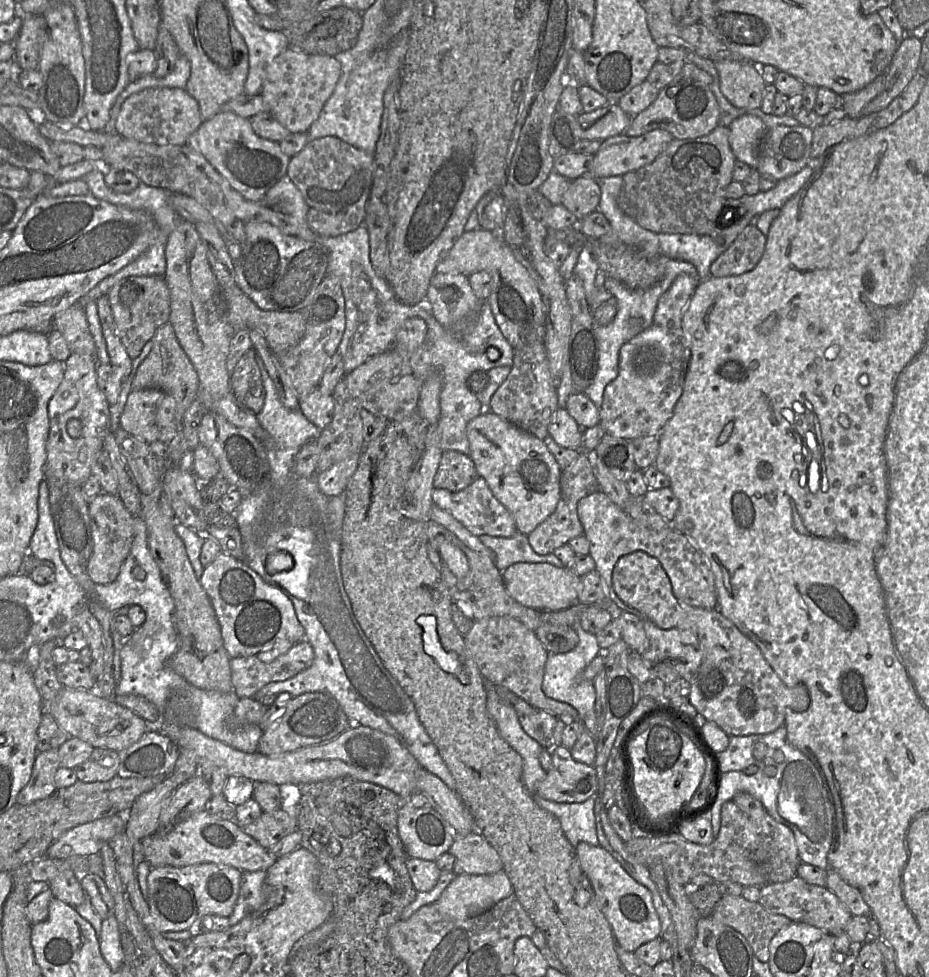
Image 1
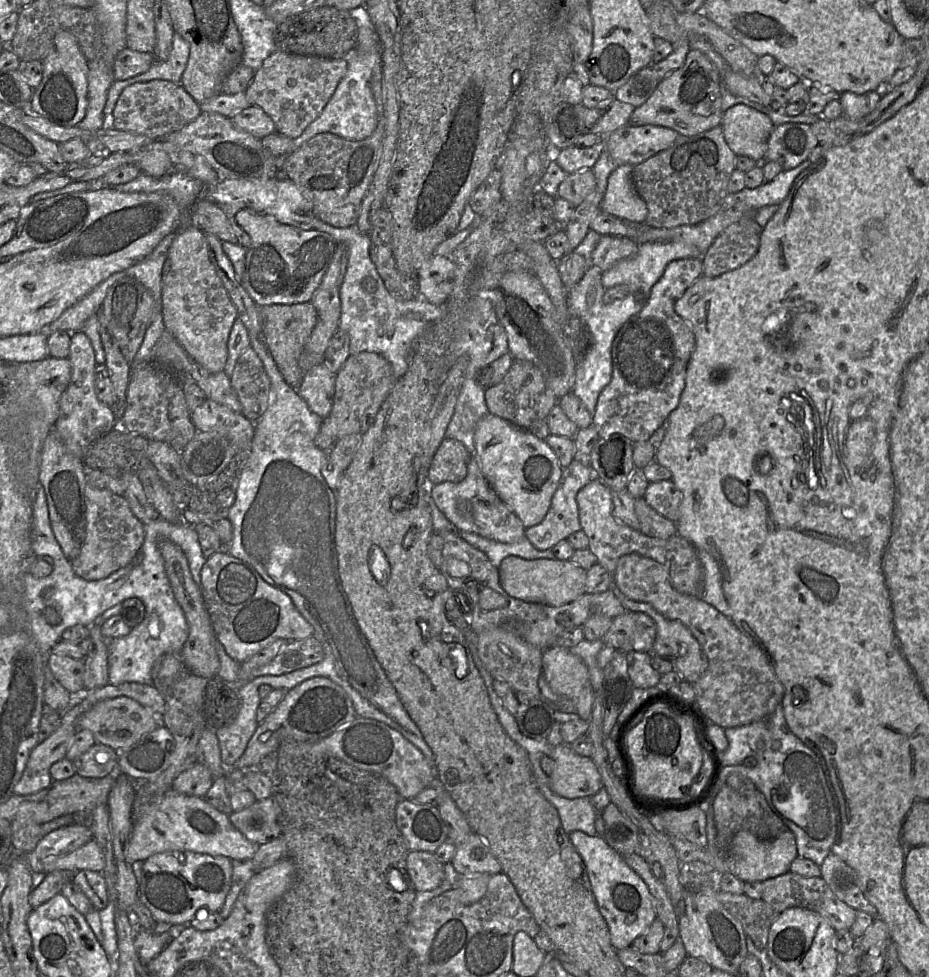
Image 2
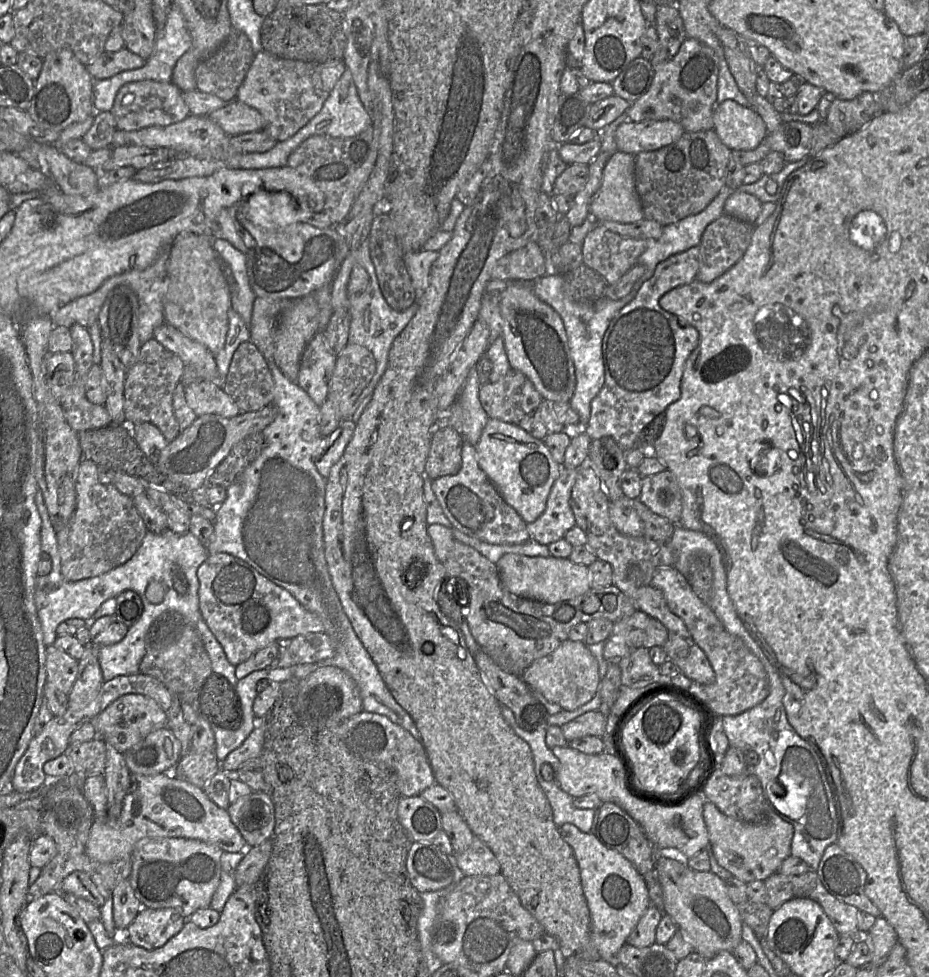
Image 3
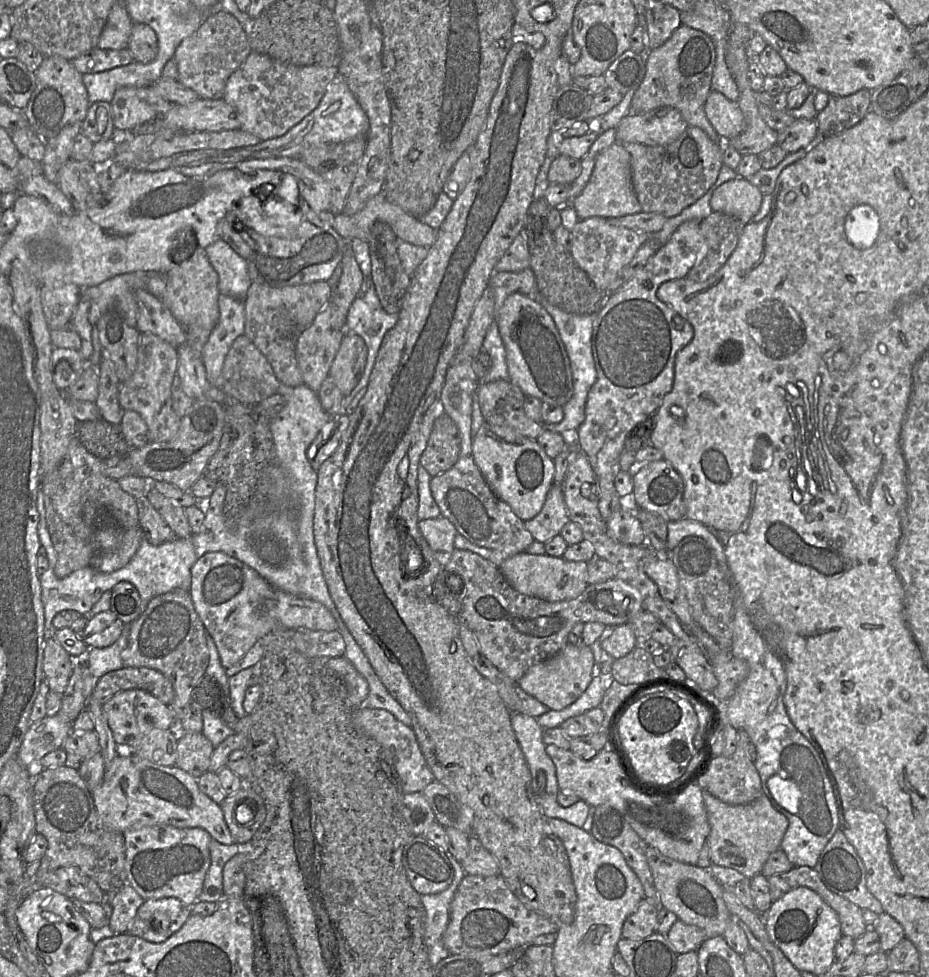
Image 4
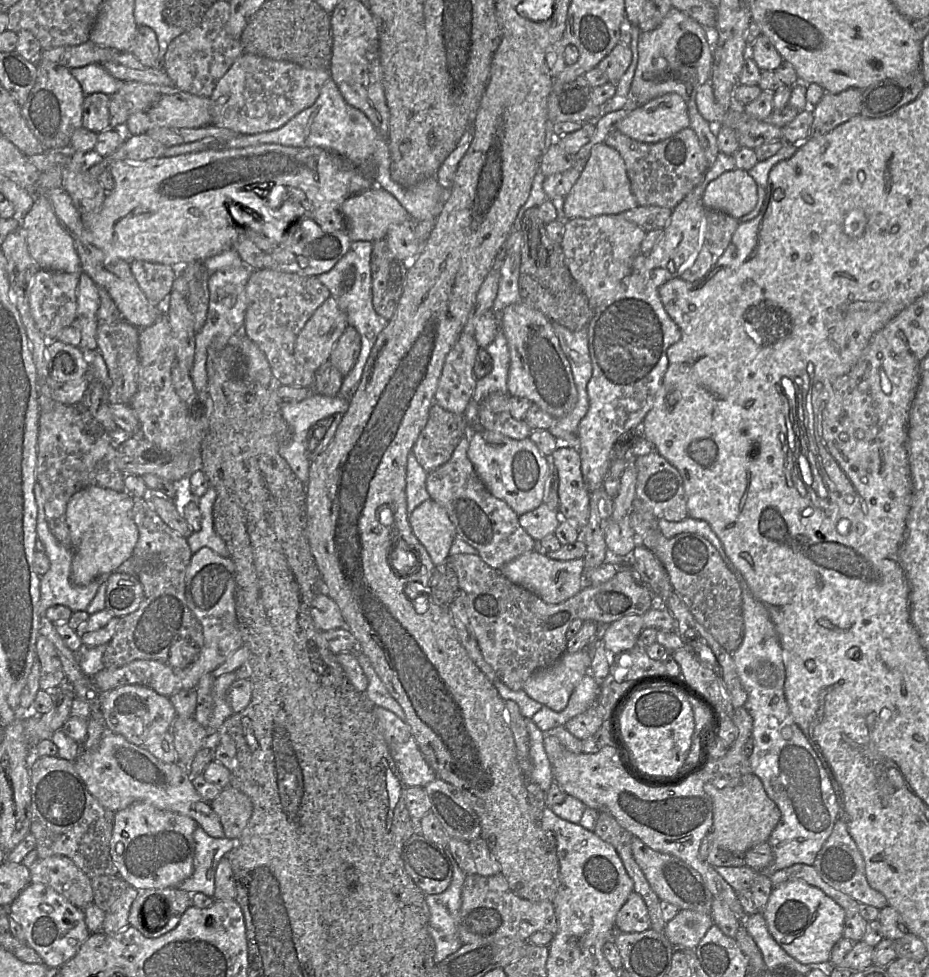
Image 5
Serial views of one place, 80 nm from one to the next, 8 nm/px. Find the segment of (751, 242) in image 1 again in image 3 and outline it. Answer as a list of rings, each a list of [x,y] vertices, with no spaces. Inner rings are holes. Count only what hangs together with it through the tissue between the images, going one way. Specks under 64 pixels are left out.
[[[727,214],[711,222],[700,242],[696,280],[709,283],[735,265],[747,250],[753,230],[753,224]]]

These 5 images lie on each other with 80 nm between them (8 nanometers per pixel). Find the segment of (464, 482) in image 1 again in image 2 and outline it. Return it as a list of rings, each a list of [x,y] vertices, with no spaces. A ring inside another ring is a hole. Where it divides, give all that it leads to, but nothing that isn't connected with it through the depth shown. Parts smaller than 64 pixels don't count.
[[[445,437],[435,452],[428,470],[431,485],[458,483],[465,479],[471,454],[458,440]]]

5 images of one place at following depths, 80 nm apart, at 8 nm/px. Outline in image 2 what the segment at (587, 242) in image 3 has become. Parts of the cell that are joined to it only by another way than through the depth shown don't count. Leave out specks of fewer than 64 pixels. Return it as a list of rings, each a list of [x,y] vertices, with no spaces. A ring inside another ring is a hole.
[[[603,235],[592,252],[590,266],[596,266],[604,272],[621,260],[634,256],[638,248],[639,245],[631,239]]]

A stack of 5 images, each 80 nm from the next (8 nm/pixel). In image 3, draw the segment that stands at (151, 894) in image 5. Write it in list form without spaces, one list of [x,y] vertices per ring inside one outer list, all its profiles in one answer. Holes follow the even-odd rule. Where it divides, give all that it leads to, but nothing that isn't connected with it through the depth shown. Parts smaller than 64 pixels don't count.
[[[142,908],[126,928],[128,941],[146,950],[160,948],[183,928],[186,921],[173,909]]]

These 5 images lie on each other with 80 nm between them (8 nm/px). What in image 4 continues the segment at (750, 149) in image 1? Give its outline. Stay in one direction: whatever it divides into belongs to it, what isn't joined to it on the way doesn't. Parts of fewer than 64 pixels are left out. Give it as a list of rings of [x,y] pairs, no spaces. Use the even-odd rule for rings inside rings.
[[[711,91],[704,105],[705,114],[717,135],[727,141],[745,129],[745,117],[736,102]]]

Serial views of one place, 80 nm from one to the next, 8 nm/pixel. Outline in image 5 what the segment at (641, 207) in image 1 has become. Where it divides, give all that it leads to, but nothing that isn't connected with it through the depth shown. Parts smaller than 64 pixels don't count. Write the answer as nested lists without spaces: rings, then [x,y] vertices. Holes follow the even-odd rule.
[[[689,126],[656,143],[634,140],[617,128],[604,143],[616,149],[625,162],[630,187],[638,206],[658,206],[673,210],[703,180],[709,164],[696,132]]]

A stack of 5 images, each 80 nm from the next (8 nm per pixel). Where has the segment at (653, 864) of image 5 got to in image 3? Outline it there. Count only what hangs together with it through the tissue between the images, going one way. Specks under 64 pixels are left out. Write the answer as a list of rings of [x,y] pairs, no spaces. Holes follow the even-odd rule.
[[[656,855],[654,871],[662,890],[663,911],[672,917],[682,936],[693,946],[693,952],[710,960],[720,952],[732,952],[743,940],[743,921],[736,904],[728,896],[724,880],[711,871],[690,869],[681,856]]]

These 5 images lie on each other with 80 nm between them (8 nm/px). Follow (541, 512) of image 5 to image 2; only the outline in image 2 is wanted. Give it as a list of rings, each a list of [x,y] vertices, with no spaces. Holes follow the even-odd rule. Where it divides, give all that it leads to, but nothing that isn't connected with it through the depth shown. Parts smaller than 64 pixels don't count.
[[[573,460],[568,467],[563,468],[560,484],[552,497],[546,516],[542,522],[527,528],[525,531],[525,536],[535,548],[538,550],[552,549],[560,541],[567,540],[570,535],[582,529],[579,521],[576,496],[579,490],[594,477],[596,477],[596,473],[588,463]]]

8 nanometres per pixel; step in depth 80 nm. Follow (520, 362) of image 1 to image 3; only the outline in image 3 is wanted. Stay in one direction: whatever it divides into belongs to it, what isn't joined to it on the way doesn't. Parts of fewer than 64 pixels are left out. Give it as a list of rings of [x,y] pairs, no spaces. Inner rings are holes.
[[[511,369],[507,375],[496,382],[482,383],[479,399],[490,419],[515,424],[542,441],[548,435],[549,431],[538,414],[538,408],[544,399],[522,372]]]

